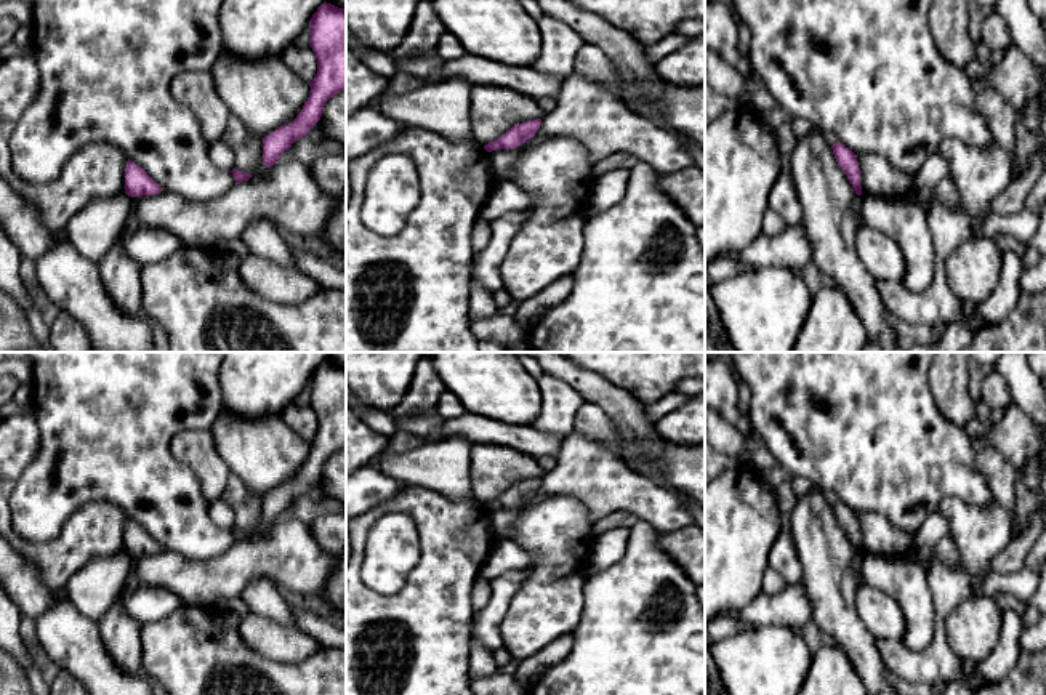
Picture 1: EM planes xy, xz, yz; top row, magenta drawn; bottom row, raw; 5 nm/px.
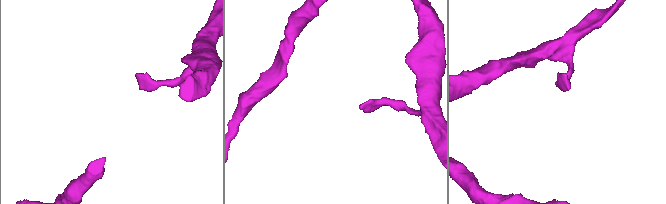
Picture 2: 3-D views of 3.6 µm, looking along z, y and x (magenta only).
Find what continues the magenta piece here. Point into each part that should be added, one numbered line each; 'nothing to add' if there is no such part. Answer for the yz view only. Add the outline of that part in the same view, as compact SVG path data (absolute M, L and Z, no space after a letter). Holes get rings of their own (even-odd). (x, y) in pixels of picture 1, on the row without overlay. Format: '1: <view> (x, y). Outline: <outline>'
nothing to add

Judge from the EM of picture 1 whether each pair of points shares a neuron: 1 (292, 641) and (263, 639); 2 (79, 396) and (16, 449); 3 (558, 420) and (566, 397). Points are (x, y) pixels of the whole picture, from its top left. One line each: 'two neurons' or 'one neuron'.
1: one neuron
2: two neurons
3: one neuron

